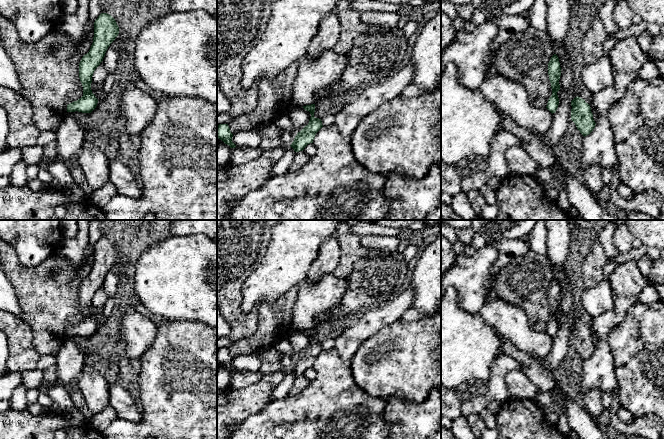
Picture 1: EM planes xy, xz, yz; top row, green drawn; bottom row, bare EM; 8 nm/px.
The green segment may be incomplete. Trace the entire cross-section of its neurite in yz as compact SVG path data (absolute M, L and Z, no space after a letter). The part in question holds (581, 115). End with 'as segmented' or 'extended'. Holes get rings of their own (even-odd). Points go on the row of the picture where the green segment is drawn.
M577 96L571 101L571 106L571 120L584 137L589 135L596 125L590 105Z; as segmented

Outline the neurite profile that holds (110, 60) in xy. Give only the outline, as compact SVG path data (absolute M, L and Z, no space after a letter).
M113 41L108 47L105 56L103 58L103 63L105 65L108 74L115 71L115 68L118 64L118 57L119 53L116 49L115 42Z

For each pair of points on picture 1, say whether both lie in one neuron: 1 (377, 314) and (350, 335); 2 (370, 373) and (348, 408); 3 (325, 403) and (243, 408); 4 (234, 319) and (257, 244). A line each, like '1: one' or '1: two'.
1: one
2: two
3: two
4: one

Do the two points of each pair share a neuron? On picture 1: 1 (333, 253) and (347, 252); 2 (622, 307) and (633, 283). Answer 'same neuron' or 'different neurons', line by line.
1: different neurons
2: same neuron

